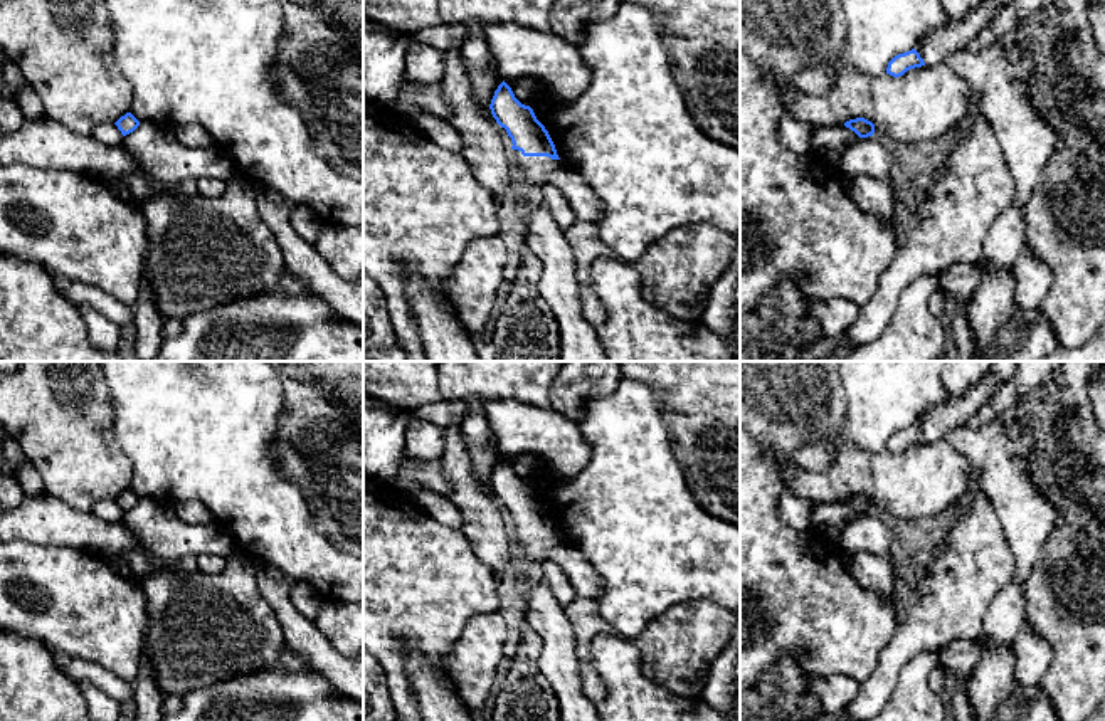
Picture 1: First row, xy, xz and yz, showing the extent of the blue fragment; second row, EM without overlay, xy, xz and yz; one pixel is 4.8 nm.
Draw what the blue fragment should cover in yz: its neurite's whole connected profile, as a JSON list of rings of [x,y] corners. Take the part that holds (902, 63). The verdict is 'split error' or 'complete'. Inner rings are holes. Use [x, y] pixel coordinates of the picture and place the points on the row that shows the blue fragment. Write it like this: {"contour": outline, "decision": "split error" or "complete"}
{"contour": [[[984,0],[967,15],[950,18],[945,27],[932,32],[915,49],[895,55],[888,62],[886,74],[900,77],[915,67],[945,64],[949,55],[970,45],[996,12],[996,0]]], "decision": "split error"}

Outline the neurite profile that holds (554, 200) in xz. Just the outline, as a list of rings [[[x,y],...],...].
[[[542,185],[540,195],[543,200],[543,207],[548,208],[557,224],[567,227],[577,220],[574,210],[570,208],[570,203],[555,185]]]

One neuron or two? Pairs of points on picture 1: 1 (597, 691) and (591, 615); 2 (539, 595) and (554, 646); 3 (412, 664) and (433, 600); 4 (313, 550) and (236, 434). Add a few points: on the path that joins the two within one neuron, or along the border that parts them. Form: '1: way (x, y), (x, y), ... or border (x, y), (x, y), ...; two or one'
1: way (589, 673), (584, 657), (584, 634); one
2: way (542, 607), (554, 634); one
3: border (404, 652), (421, 651), (444, 679); two
4: way (285, 521), (236, 473), (236, 463); one

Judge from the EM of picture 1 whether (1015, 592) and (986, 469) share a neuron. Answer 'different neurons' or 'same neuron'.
same neuron

